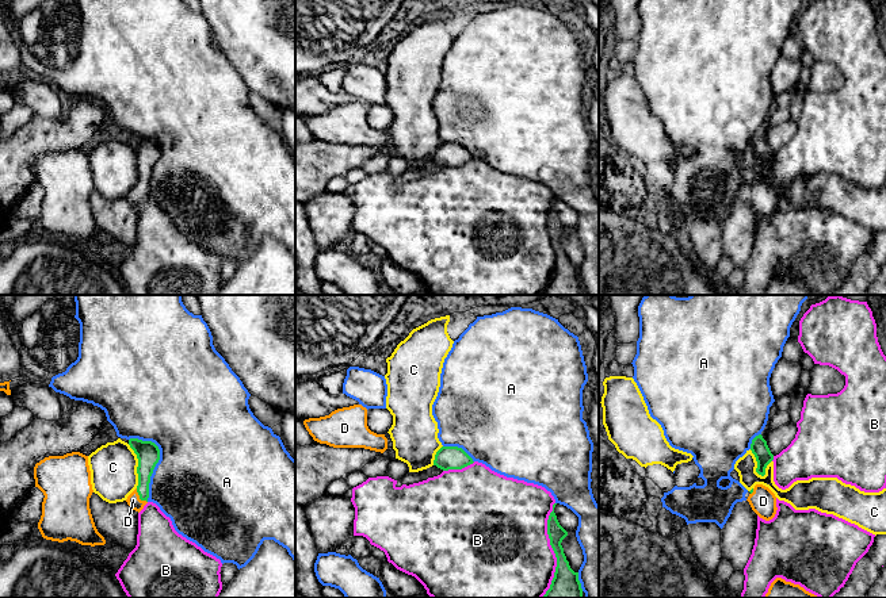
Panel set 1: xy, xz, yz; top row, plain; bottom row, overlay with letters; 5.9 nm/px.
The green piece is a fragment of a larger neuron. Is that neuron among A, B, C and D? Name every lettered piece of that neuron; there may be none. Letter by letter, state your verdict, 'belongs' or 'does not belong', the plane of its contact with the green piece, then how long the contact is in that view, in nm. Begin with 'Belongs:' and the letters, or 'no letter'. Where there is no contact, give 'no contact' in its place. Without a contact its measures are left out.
Belongs: D
A: does not belong | xy | 400 nm
B: does not belong | xz | 550 nm
C: does not belong | yz | 190 nm
D: belongs | xy | 110 nm

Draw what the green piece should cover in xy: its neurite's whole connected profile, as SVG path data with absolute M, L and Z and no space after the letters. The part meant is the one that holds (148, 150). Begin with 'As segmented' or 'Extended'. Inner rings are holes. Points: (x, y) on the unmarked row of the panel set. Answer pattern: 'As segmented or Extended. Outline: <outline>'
Extended. Outline: M130 135L129 142L138 156L138 183L127 193L126 199L133 207L140 210L148 200L150 173L160 157L160 146L154 139L138 135Z

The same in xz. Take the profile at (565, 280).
As segmented. Outline: M557 200L553 202L553 208L547 216L547 231L550 235L550 242L557 254L557 264L550 285L542 295L585 295L578 277L578 269L574 269L570 265L561 242L562 237L568 233L568 229L560 222L557 216L554 210L555 202Z

